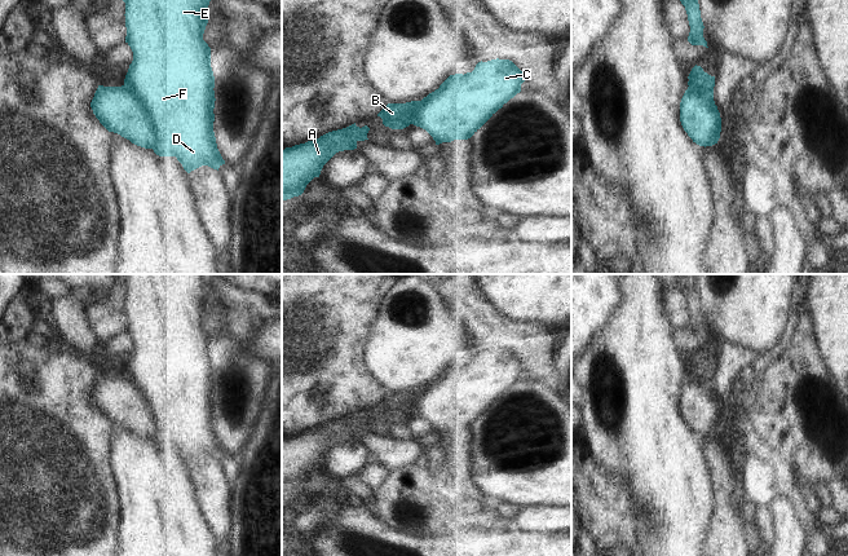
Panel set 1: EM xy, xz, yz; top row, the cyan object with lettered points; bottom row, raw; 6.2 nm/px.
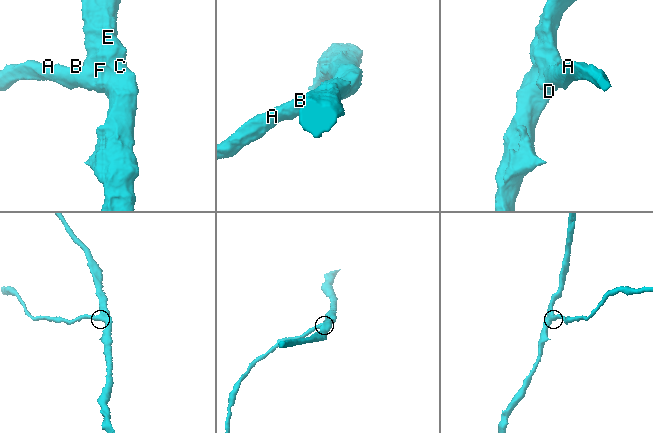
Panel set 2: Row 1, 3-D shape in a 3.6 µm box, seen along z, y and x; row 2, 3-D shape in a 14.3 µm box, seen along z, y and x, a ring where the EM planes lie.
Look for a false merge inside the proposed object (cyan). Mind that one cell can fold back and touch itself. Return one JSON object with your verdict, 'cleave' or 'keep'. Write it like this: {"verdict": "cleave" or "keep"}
{"verdict": "cleave"}

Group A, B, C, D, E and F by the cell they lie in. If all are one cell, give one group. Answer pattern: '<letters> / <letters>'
A B / C D E F

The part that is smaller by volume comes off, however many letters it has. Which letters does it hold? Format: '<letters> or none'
A, B

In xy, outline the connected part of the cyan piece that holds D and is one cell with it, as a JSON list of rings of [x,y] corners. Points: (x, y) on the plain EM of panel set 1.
[[[124,274],[125,332],[133,341],[124,375],[142,392],[154,420],[154,442],[176,446],[184,459],[225,454],[213,422],[215,366],[211,337],[203,330],[208,313],[208,274]]]

